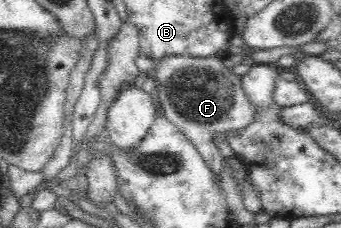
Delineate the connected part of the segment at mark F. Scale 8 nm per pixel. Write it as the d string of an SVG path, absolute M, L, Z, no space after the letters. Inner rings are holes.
M171 54L154 60L148 74L155 80L153 96L160 114L196 146L209 166L219 171L224 158L215 138L224 134L227 141L231 140L243 130L249 130L267 112L257 107L251 95L247 95L243 76L235 74L232 69L223 64L223 56L209 58Z

